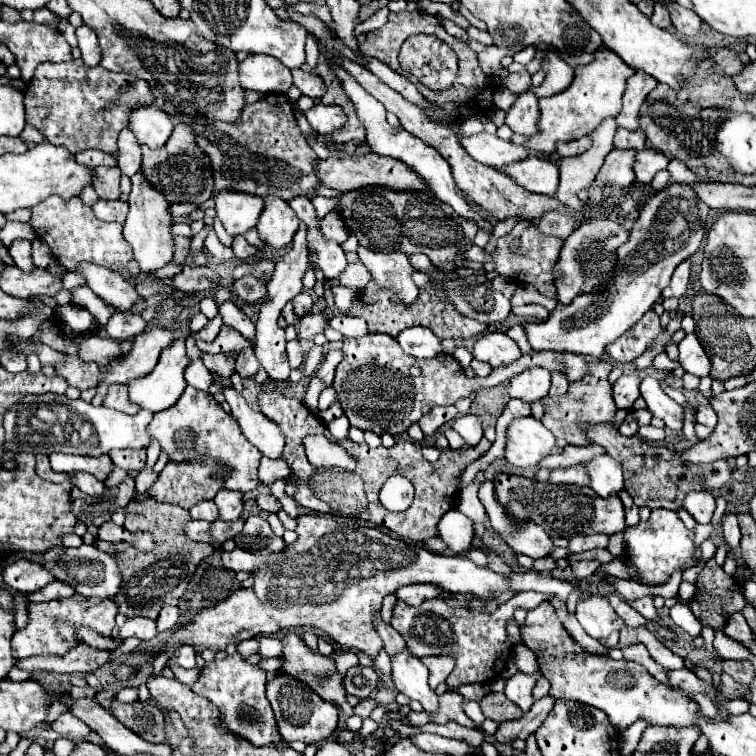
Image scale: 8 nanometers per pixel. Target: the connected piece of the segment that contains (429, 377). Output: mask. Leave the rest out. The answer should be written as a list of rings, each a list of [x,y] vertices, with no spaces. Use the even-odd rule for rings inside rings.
[[[366,334],[362,338],[344,340],[344,360],[336,366],[332,388],[352,426],[382,434],[402,434],[418,422],[434,406],[448,406],[472,392],[470,380],[450,354],[438,354],[430,360],[418,360],[406,354],[388,334]],[[418,366],[420,376],[412,376],[410,368]]]

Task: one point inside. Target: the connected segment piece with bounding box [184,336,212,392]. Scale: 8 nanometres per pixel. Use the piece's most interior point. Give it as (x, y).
(196, 374)

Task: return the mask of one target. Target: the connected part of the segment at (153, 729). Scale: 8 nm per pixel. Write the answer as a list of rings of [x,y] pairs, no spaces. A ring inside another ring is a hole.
[[[114,698],[110,712],[146,742],[164,742],[164,712],[158,706],[142,704],[140,700],[124,704]]]

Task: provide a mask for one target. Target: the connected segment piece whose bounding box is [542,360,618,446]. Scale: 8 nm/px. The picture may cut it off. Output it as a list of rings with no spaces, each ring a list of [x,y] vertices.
[[[590,360],[588,374],[580,382],[572,382],[568,392],[562,398],[546,396],[542,400],[544,404],[542,422],[556,438],[562,438],[572,446],[590,446],[592,440],[586,438],[586,426],[598,426],[598,424],[612,426],[612,420],[618,410],[612,398],[612,386],[608,384],[610,370],[612,370],[610,362],[598,362],[598,360],[592,362]]]

